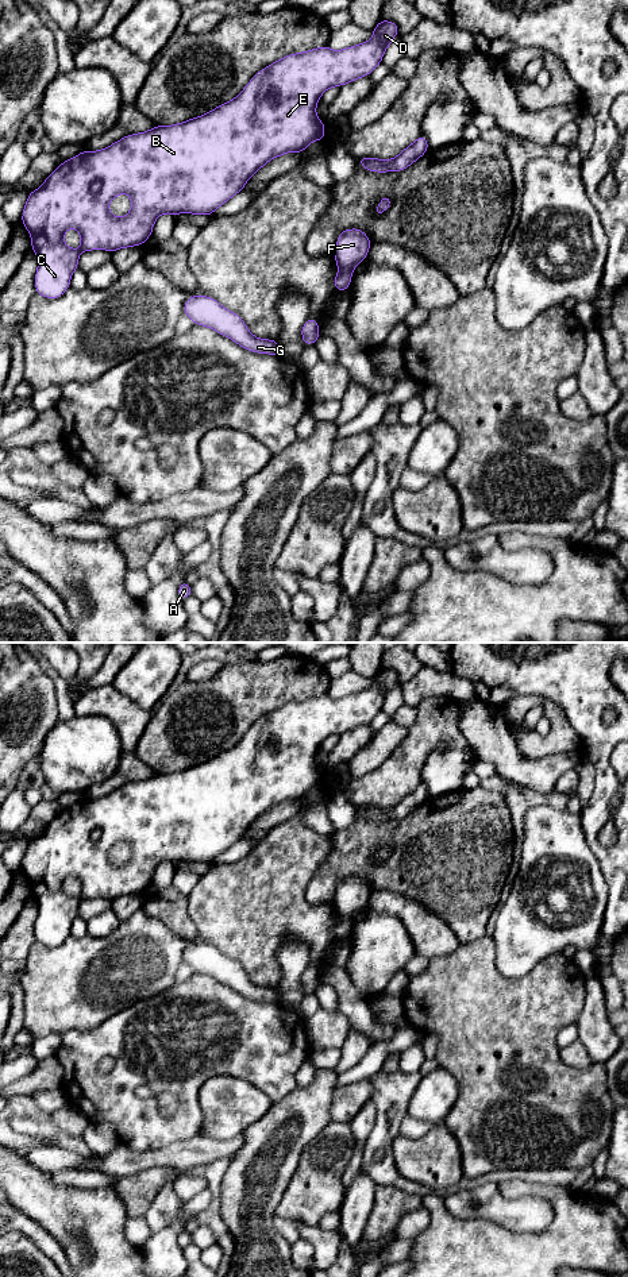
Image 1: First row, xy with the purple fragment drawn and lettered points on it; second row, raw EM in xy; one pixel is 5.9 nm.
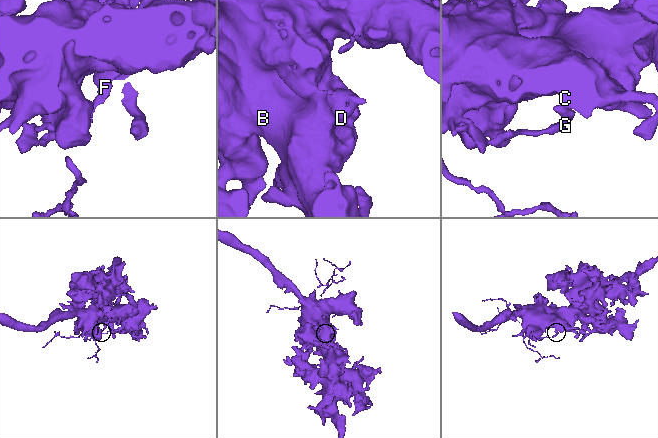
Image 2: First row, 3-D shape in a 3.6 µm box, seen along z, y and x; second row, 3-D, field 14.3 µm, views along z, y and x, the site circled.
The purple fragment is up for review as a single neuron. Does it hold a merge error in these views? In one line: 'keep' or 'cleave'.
cleave

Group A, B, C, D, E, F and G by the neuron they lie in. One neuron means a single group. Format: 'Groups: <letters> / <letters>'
Groups: A G / B C D E F

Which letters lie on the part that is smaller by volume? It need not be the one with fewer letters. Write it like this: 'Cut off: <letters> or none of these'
Cut off: A, G

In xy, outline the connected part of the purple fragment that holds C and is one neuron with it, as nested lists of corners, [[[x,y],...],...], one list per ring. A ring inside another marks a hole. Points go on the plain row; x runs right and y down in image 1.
[[[381,667],[371,680],[370,688],[338,699],[325,692],[281,705],[259,718],[236,745],[201,764],[172,773],[154,773],[149,779],[130,782],[103,798],[84,798],[72,807],[61,810],[41,836],[28,841],[20,868],[31,884],[31,898],[38,906],[35,942],[49,948],[61,945],[70,935],[72,922],[78,917],[78,906],[84,899],[113,900],[143,894],[153,883],[157,865],[163,861],[212,864],[215,857],[243,838],[251,823],[267,810],[286,800],[303,802],[309,791],[325,788],[325,769],[316,764],[321,742],[332,734],[340,736],[371,722],[382,711],[385,698],[400,678],[394,670]],[[123,841],[131,845],[131,859],[123,865],[115,865],[109,861],[109,849]],[[69,876],[77,876],[80,880],[81,892],[77,898],[63,890]]]

